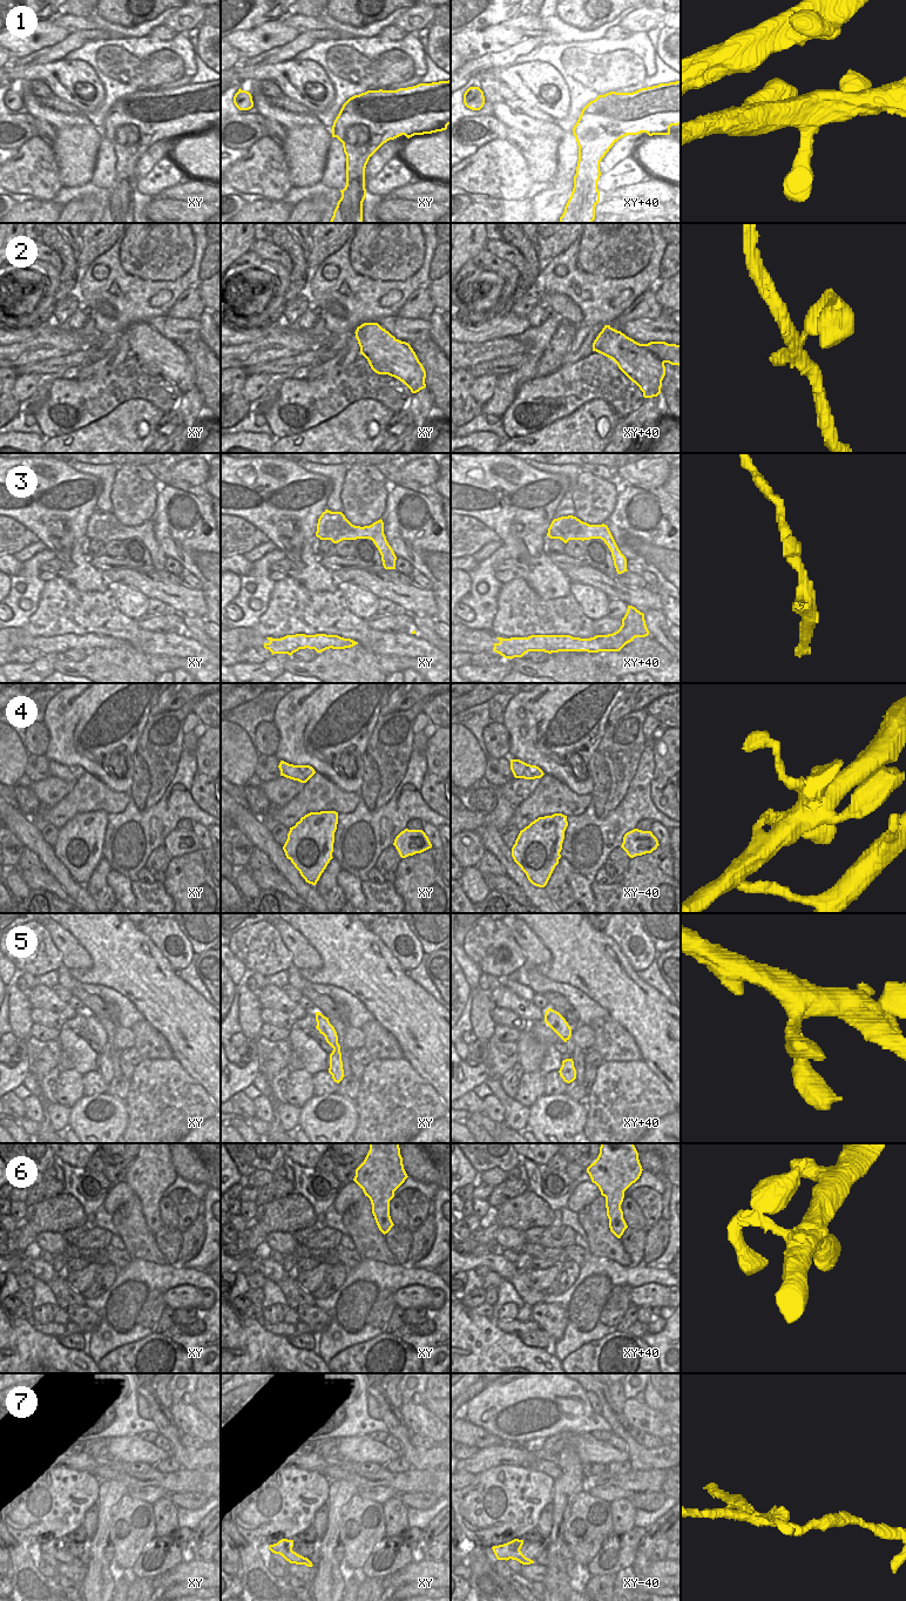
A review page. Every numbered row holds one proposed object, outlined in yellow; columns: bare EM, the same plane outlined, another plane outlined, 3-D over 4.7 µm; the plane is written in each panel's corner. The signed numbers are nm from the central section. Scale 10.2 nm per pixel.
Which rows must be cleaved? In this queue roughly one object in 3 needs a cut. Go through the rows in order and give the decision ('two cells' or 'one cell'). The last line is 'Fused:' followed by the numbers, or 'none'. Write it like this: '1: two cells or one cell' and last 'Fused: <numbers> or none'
1: one cell
2: two cells
3: one cell
4: one cell
5: one cell
6: one cell
7: two cells
Fused: 2, 7

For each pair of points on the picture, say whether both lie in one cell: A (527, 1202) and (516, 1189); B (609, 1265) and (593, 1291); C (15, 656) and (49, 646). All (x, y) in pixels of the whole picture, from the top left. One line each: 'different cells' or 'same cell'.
A: different cells
B: different cells
C: different cells

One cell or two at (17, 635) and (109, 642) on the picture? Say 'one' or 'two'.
one

